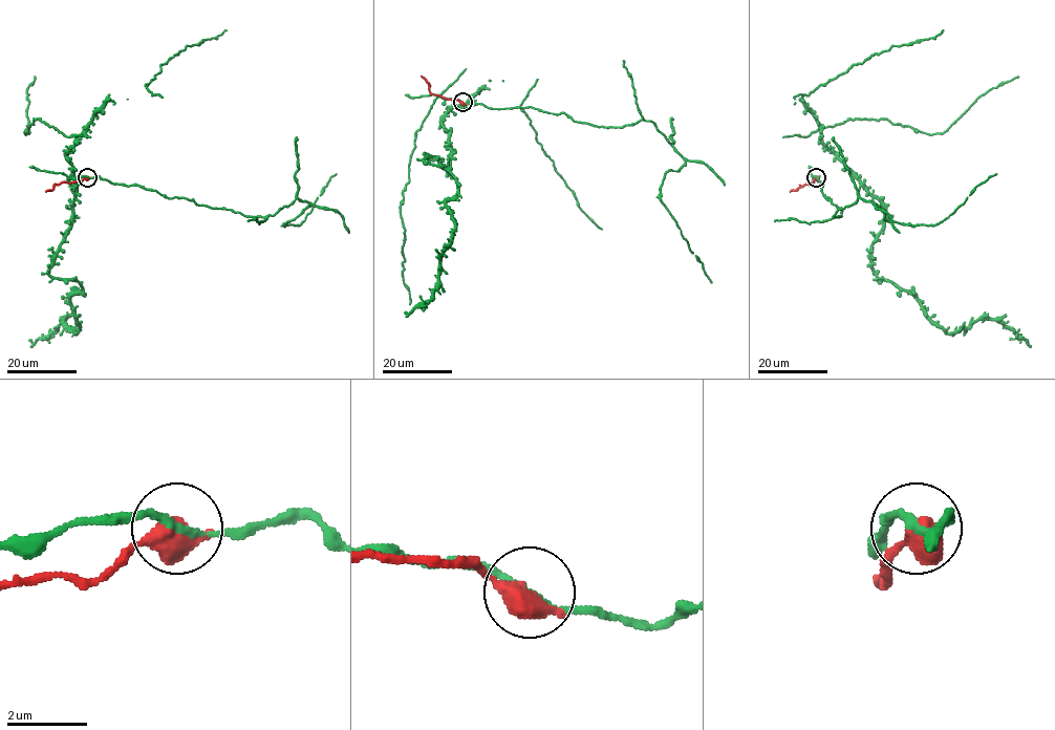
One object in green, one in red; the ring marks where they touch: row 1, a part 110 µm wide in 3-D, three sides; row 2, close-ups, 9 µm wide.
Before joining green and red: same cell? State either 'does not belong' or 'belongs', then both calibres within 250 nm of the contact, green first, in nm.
does not belong | 170/700 nm

